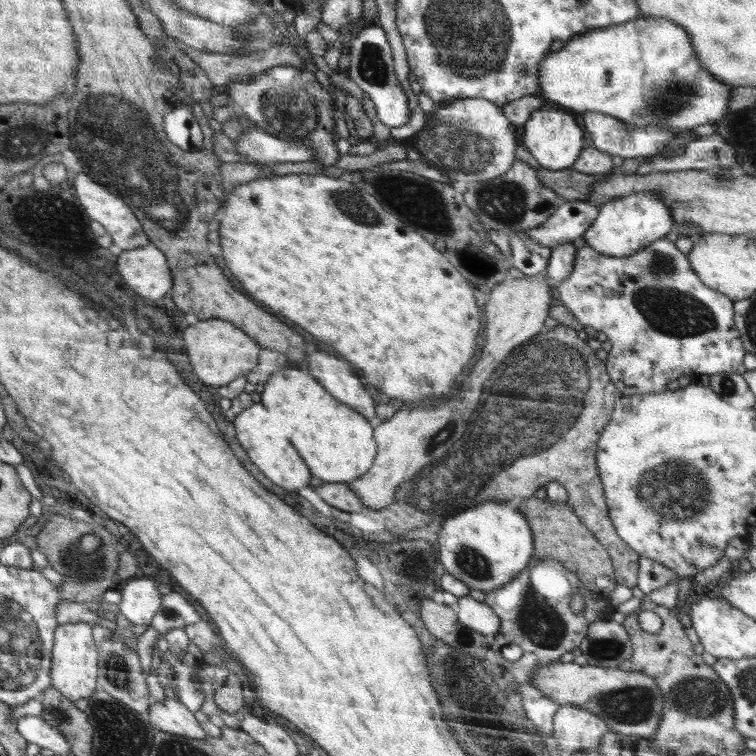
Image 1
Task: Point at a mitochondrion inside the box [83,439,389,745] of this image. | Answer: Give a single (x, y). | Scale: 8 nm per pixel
(117, 668)

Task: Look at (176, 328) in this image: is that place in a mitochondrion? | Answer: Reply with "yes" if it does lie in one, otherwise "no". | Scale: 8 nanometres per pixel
no

